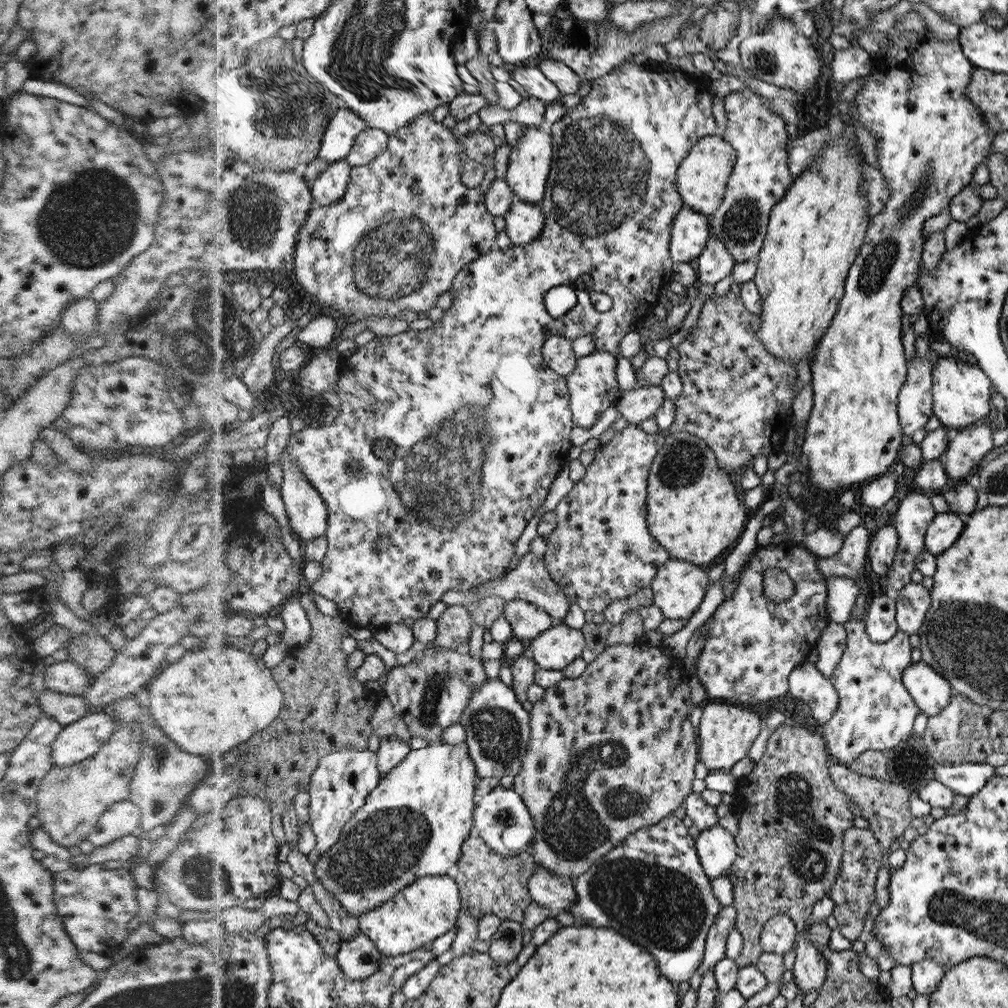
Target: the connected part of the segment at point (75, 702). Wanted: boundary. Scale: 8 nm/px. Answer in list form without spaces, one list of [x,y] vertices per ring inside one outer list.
[[[47,689],[40,696],[39,704],[42,713],[54,717],[62,727],[77,722],[86,714],[92,714],[84,695],[70,695]]]

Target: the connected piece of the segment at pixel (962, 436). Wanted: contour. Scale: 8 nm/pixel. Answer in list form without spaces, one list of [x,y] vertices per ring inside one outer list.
[[[988,422],[955,430],[947,444],[945,472],[954,482],[964,479],[970,470],[992,450],[992,430]]]

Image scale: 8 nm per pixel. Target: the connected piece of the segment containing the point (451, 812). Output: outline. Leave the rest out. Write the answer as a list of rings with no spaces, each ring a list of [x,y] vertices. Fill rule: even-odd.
[[[447,744],[431,745],[413,752],[406,760],[391,770],[387,777],[384,777],[380,786],[372,792],[364,808],[358,810],[356,818],[345,827],[343,837],[335,847],[332,847],[327,855],[322,855],[317,862],[316,876],[317,879],[333,894],[351,914],[362,916],[375,908],[384,906],[388,901],[392,900],[399,892],[402,892],[407,886],[414,884],[421,878],[428,876],[446,876],[455,874],[462,856],[462,846],[470,834],[470,828],[475,826],[474,814],[477,802],[476,787],[480,778],[476,774],[474,761],[468,755],[468,745],[450,746]]]

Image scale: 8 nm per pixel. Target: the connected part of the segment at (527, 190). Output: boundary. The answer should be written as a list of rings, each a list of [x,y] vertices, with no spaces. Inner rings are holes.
[[[525,127],[523,135],[511,148],[506,181],[510,183],[515,197],[526,203],[541,205],[546,194],[547,178],[550,176],[552,164],[552,137],[540,127]]]

